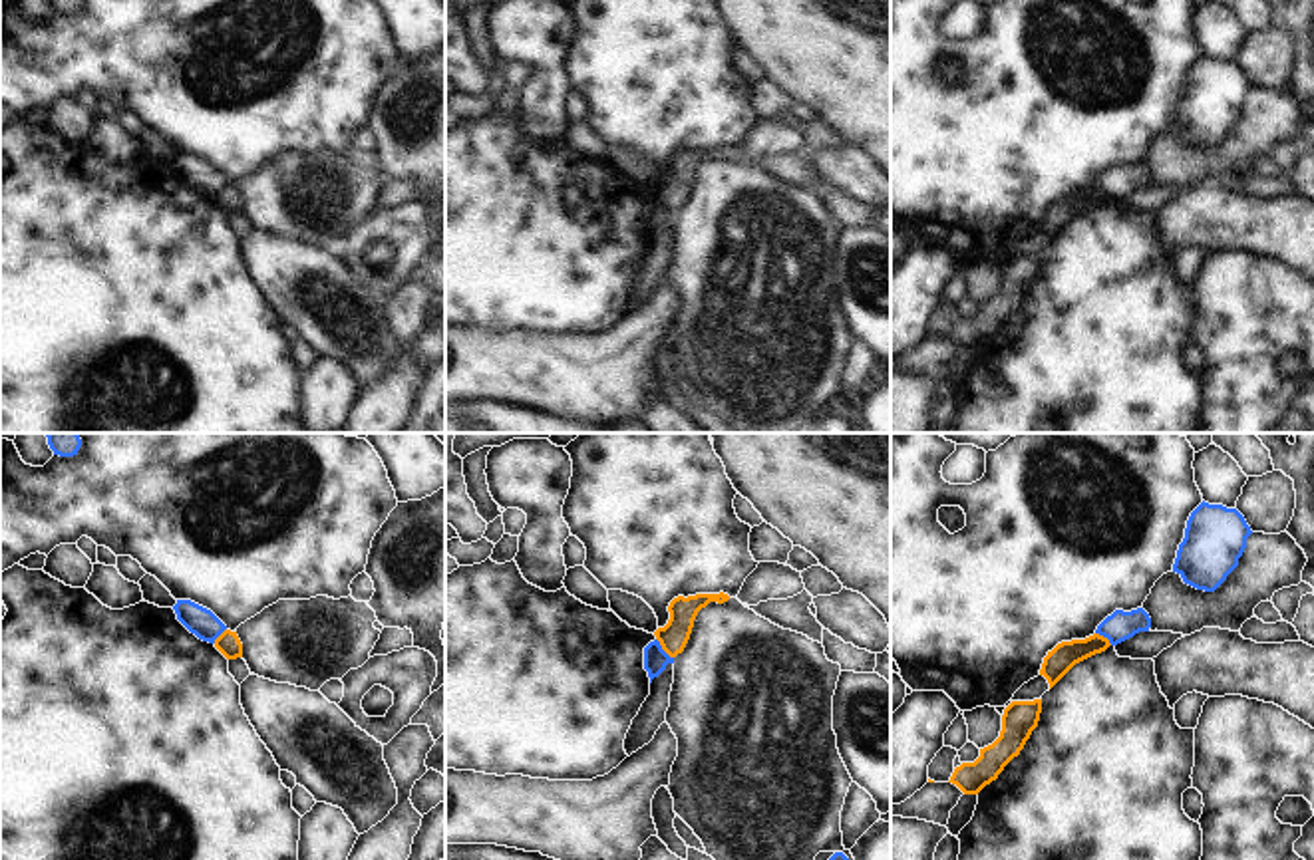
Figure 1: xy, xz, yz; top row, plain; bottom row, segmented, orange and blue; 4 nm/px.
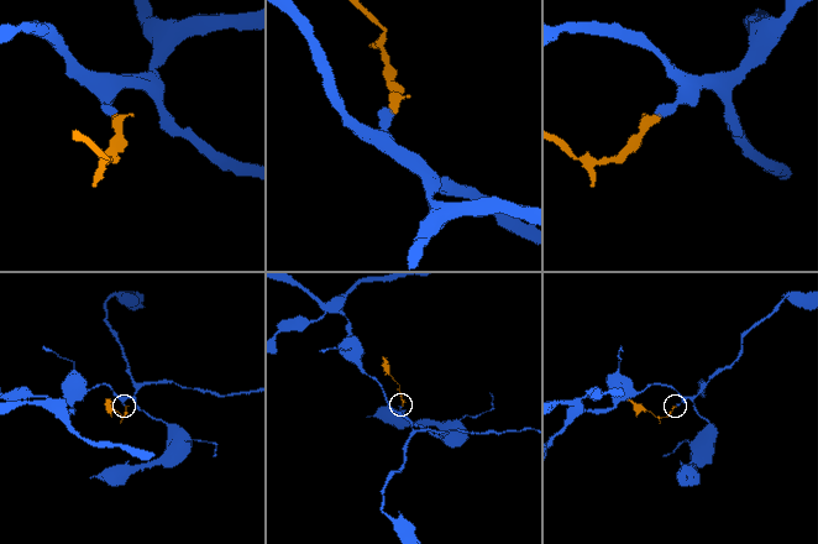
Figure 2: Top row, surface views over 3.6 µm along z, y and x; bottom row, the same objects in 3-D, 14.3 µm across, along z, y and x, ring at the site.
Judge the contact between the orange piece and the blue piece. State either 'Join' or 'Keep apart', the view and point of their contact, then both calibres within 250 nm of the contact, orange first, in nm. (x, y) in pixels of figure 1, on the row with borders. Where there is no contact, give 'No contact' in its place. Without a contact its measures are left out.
Keep apart. Touches orange at xz (662, 648). Thickness 120 nm (orange) against 100 nm

